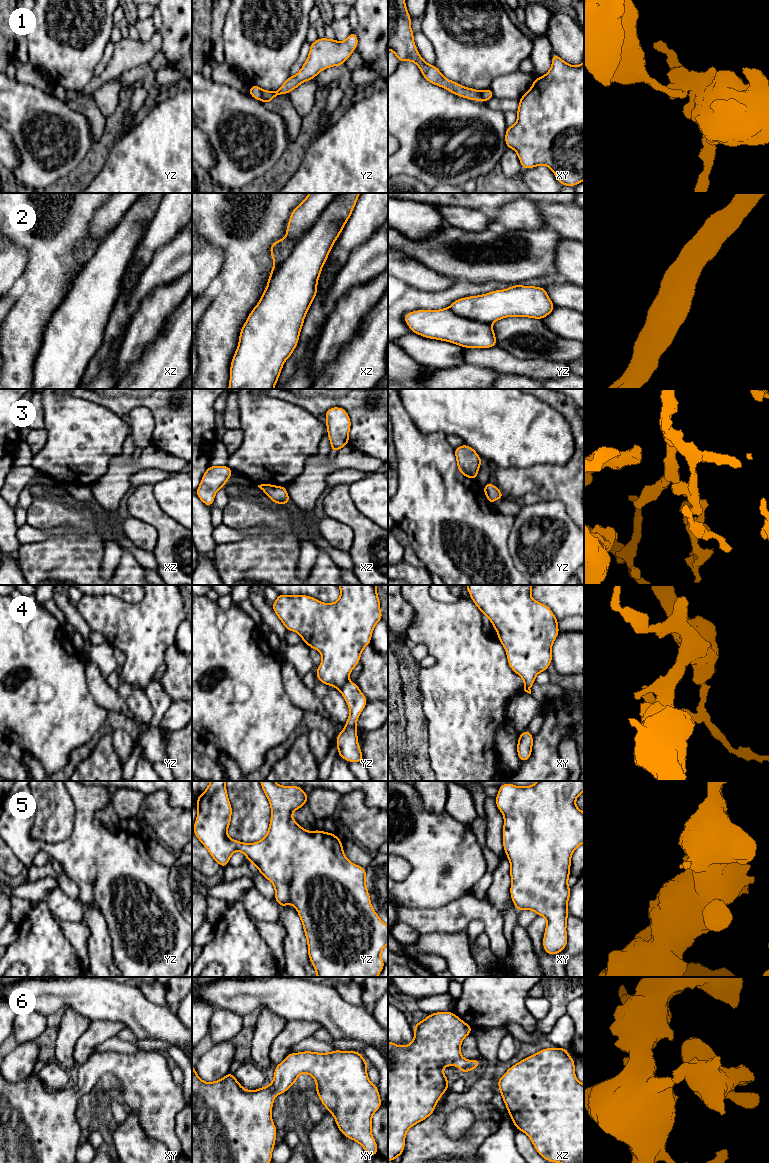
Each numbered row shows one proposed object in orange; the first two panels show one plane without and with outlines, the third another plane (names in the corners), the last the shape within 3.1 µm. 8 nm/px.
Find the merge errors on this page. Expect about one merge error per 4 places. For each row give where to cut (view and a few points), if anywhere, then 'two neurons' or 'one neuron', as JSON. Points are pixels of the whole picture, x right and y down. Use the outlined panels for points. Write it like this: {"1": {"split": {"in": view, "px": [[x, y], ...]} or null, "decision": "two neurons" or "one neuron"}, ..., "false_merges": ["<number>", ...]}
{"1": {"split": {"in": "yz", "px": [[262, 90], [262, 97], [260, 99]]}, "decision": "two neurons"}, "2": {"split": {"in": "xz", "px": [[335, 197], [295, 244], [290, 255], [271, 278], [260, 300]]}, "decision": "two neurons"}, "3": {"split": null, "decision": "one neuron"}, "4": {"split": {"in": "yz", "px": [[347, 680], [340, 689]]}, "decision": "two neurons"}, "5": {"split": null, "decision": "one neuron"}, "6": {"split": null, "decision": "one neuron"}, "false_merges": ["1", "2", "4"]}

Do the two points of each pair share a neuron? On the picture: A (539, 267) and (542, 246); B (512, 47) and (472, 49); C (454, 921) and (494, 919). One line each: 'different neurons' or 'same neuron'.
A: same neuron
B: same neuron
C: same neuron

